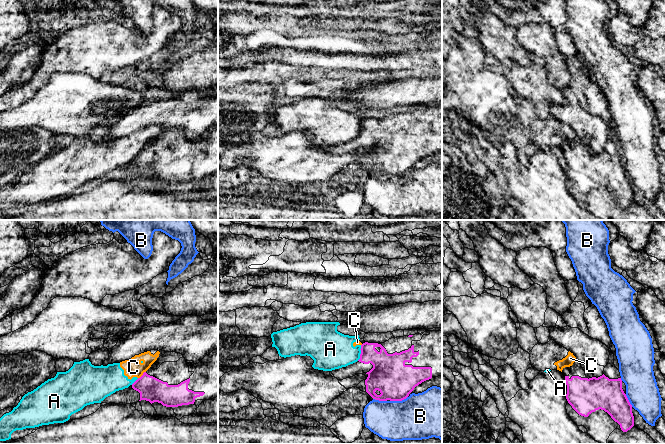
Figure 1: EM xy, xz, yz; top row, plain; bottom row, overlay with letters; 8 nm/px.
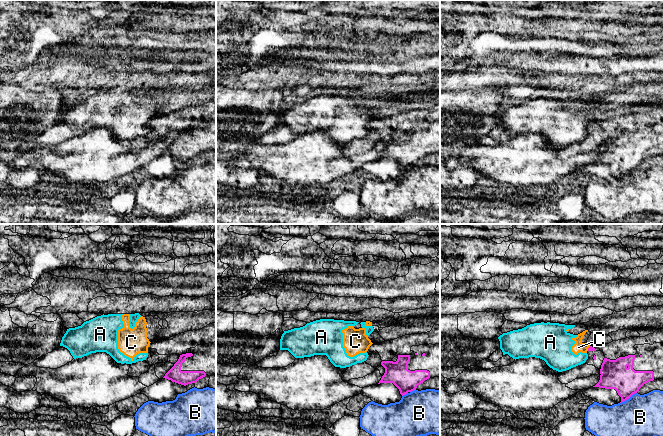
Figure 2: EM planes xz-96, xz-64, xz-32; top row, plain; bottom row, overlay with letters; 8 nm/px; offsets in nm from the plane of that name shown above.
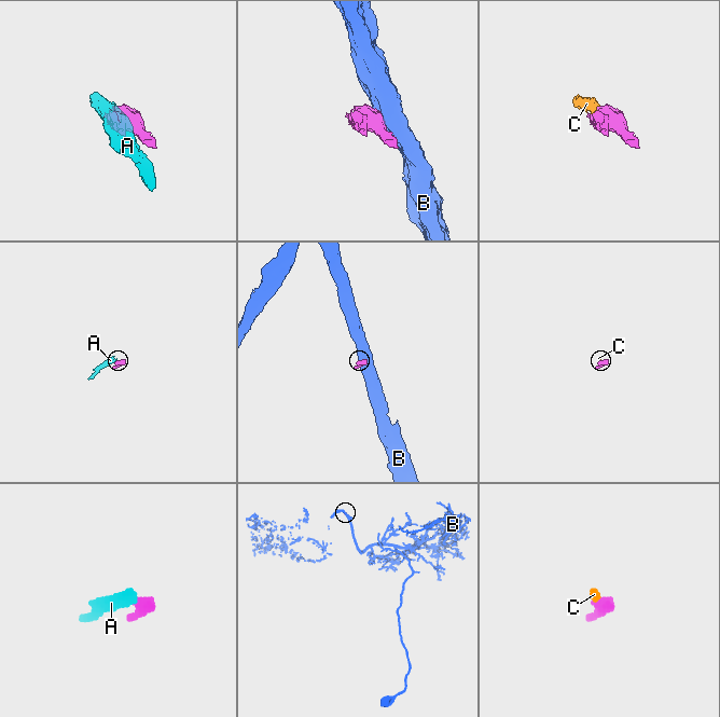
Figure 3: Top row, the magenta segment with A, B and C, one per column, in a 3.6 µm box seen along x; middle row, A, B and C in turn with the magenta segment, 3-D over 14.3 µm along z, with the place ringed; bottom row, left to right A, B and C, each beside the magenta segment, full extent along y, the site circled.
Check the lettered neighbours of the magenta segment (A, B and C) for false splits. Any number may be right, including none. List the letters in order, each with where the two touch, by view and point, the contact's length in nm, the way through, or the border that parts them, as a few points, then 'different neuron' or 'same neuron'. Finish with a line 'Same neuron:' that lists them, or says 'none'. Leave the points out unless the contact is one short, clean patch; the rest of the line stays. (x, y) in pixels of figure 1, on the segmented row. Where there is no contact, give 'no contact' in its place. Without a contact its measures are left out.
A: meets magenta in xz at (361, 353); contact 130 nm long; border along xz (361, 345), (360, 357), (357, 360); different neuron
B: meets magenta in xz at (398, 400); contact 150 nm long; border along xz (407, 396), (401, 400), (390, 401); different neuron
C: meets magenta in xy at (142, 375); contact 90 nm long; border along xy (145, 371), (138, 378); different neuron
Same neuron: none

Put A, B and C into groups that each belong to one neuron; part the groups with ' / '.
A C / B

